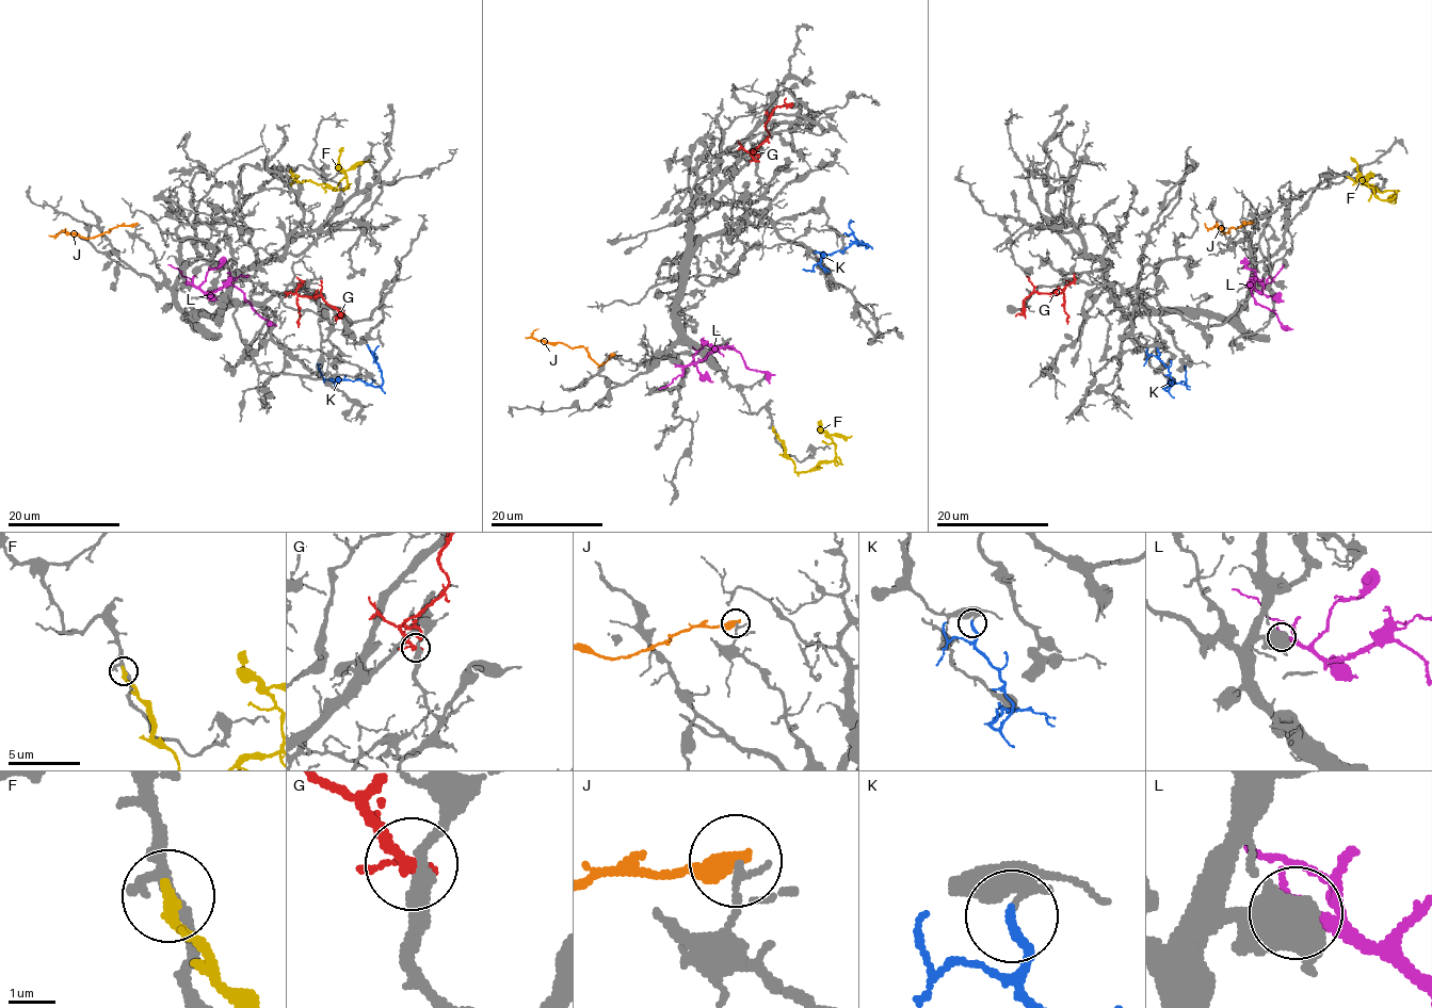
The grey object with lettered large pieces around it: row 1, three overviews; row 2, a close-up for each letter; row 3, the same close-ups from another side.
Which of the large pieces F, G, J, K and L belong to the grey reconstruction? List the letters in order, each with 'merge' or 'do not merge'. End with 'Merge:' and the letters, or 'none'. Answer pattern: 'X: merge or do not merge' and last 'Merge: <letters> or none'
F: do not merge
G: do not merge
J: do not merge
K: do not merge
L: merge
Merge: L

